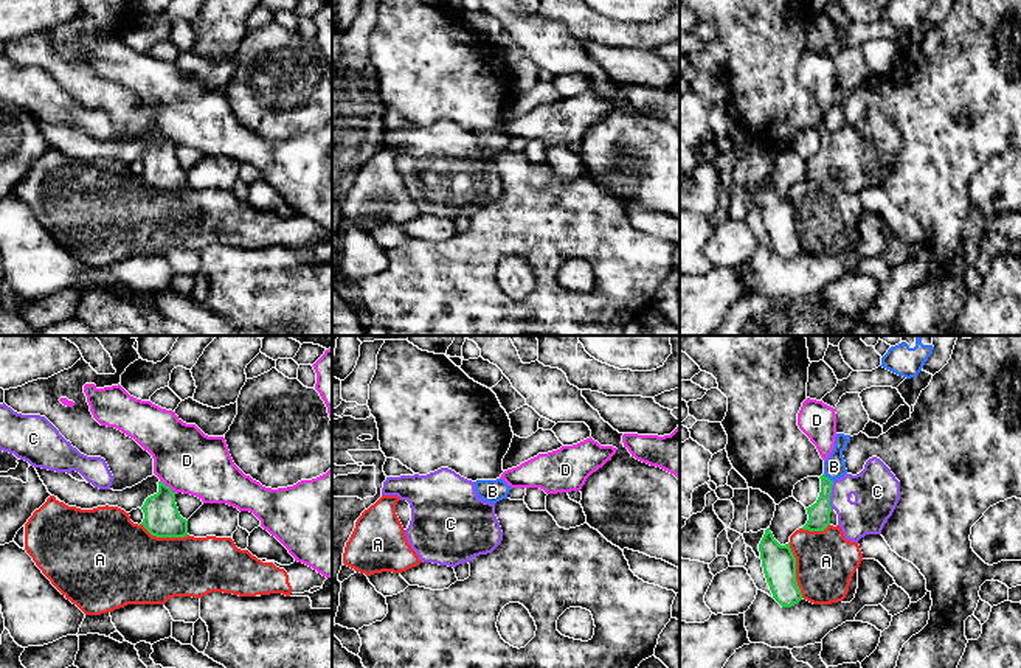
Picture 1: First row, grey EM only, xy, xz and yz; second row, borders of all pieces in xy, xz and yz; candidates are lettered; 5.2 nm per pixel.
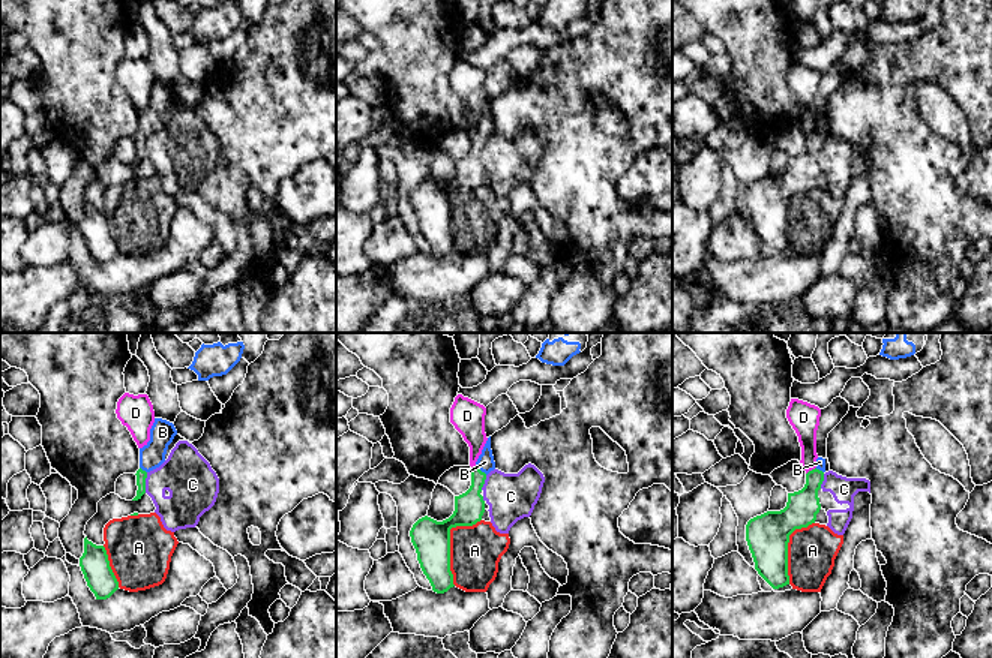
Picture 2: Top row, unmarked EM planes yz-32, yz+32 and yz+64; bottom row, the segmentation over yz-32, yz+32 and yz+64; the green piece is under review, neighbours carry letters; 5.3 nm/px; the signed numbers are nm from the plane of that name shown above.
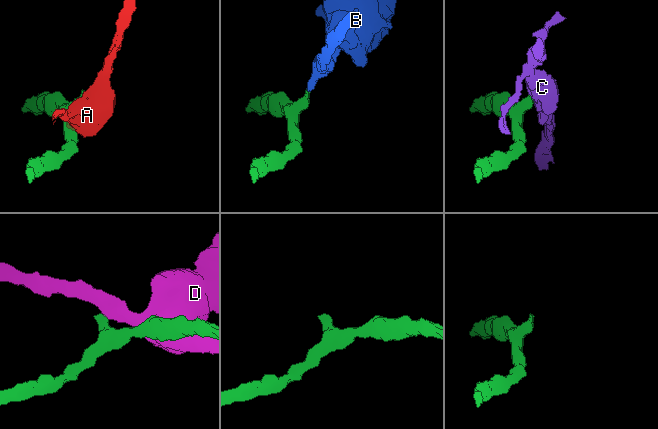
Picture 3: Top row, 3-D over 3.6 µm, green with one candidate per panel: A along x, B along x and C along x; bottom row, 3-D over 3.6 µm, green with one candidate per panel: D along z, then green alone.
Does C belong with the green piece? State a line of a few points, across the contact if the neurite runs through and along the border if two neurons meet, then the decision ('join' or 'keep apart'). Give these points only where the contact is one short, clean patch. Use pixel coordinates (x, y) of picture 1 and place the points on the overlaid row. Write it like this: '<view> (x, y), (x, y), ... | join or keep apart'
yz (834, 482), (830, 508) | keep apart

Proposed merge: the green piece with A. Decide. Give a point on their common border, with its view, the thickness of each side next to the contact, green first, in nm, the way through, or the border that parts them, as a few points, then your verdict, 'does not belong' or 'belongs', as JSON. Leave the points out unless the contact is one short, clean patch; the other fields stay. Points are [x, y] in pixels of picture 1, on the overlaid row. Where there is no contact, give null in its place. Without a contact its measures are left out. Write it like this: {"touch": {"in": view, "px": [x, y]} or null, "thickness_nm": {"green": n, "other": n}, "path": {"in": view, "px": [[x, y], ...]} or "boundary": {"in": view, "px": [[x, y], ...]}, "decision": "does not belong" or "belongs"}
{"touch": {"in": "yz", "px": [795, 570]}, "thickness_nm": {"green": 180, "other": 320}, "decision": "does not belong"}

